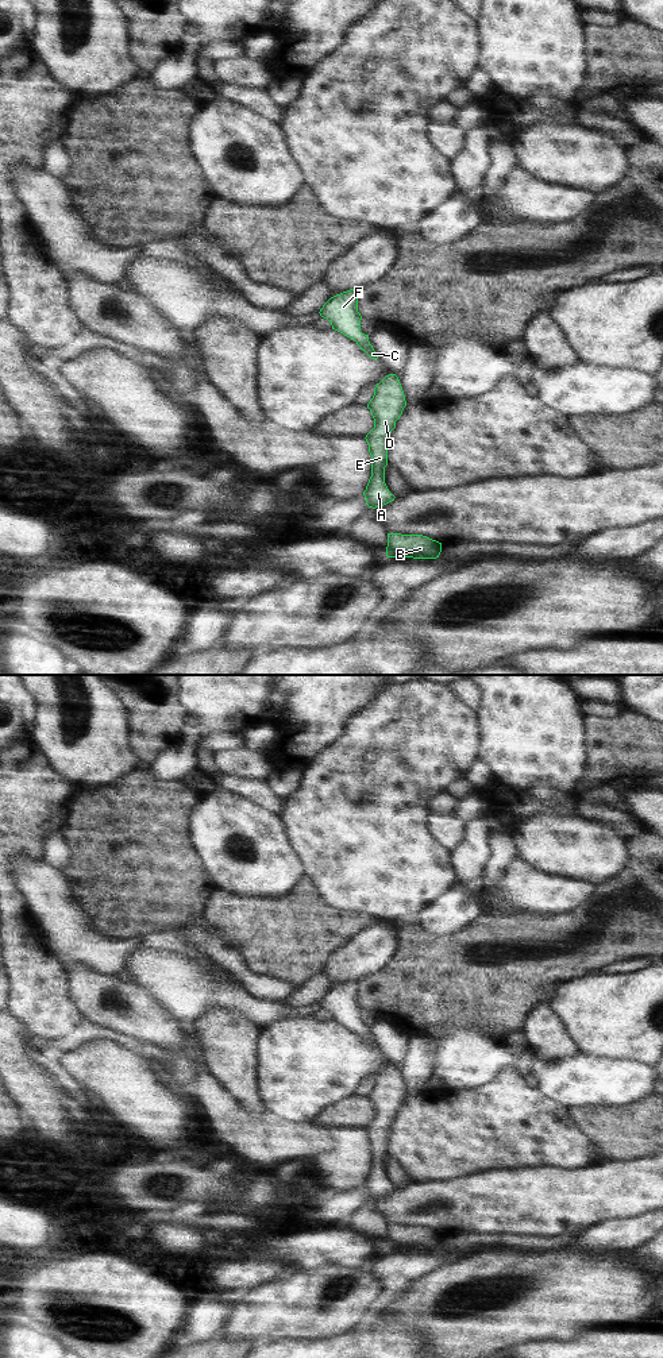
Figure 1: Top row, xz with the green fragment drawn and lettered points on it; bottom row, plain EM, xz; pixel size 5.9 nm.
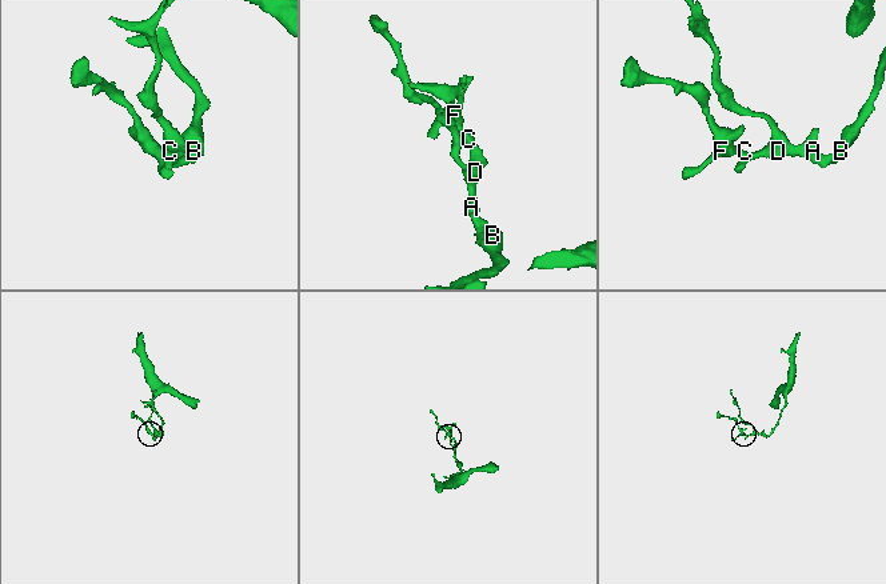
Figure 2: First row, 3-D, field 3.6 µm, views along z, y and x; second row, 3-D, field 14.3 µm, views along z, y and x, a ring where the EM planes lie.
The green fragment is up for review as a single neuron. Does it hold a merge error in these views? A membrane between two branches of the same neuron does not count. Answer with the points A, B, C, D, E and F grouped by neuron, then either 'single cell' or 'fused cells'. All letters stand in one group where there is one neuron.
groups A B C D E F; single cell

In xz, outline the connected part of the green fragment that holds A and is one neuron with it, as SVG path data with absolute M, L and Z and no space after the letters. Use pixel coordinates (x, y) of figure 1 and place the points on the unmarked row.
M389 1065L377 1075L374 1087L367 1095L374 1110L374 1119L365 1129L371 1146L371 1168L363 1183L369 1199L383 1197L396 1189L385 1174L385 1158L390 1124L405 1097L404 1081L396 1065Z

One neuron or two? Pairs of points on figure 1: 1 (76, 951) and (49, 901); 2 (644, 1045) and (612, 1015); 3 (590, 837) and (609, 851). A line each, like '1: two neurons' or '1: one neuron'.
1: one neuron
2: one neuron
3: one neuron

